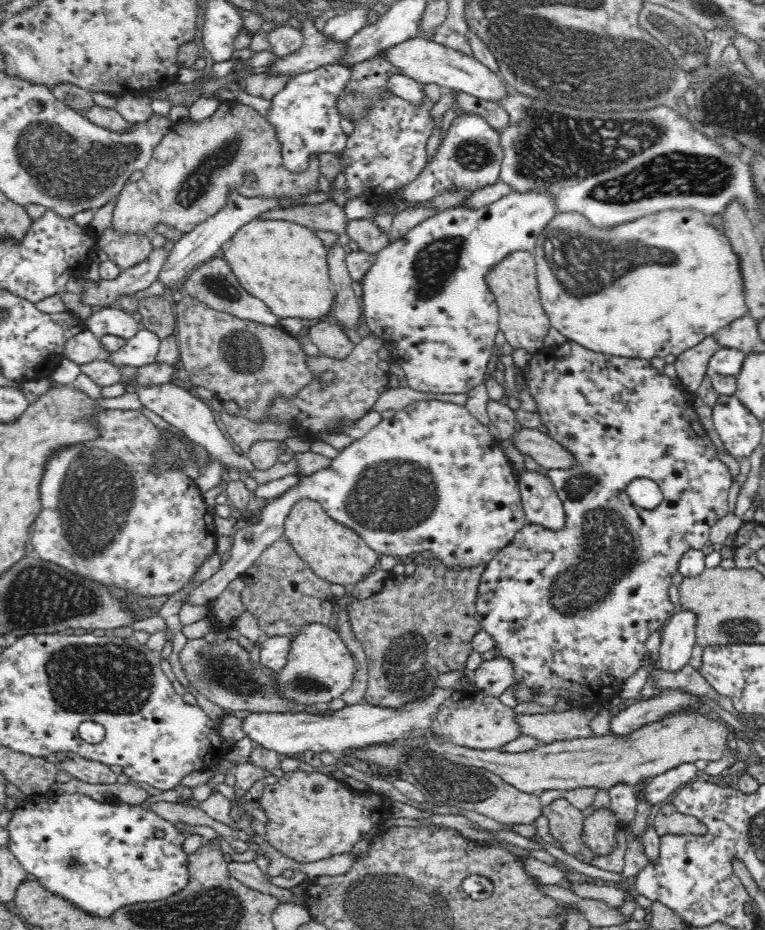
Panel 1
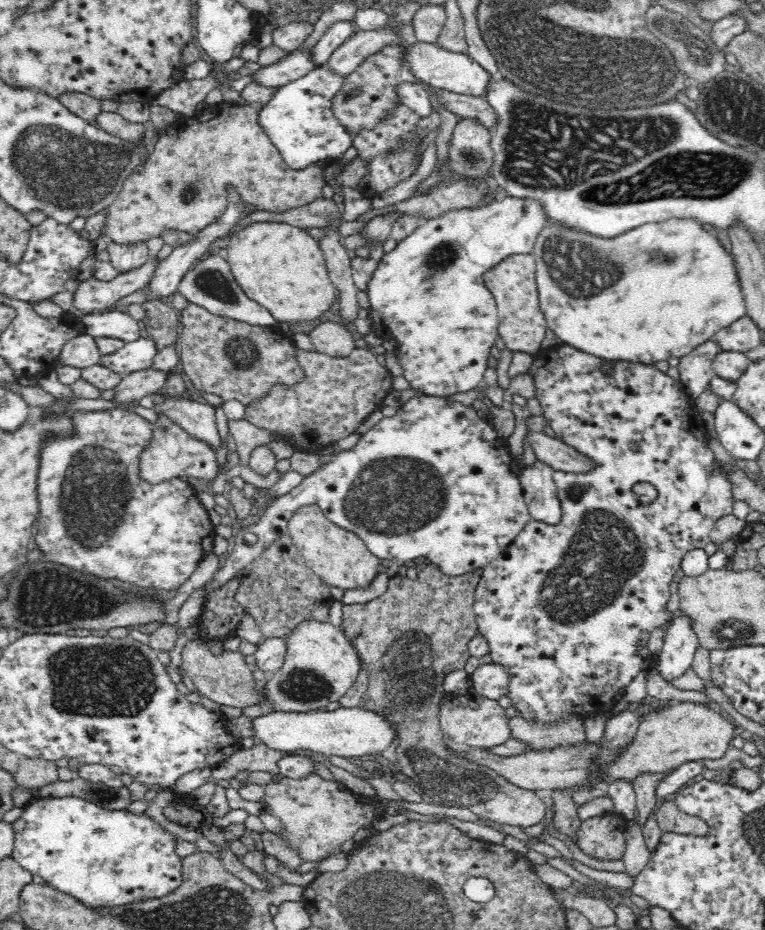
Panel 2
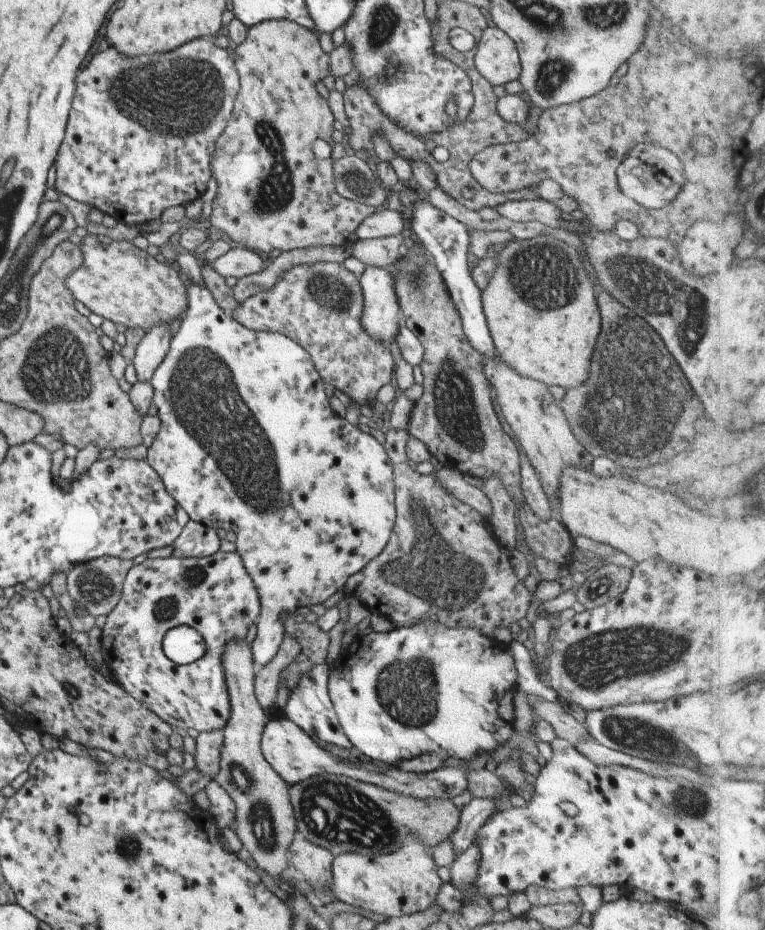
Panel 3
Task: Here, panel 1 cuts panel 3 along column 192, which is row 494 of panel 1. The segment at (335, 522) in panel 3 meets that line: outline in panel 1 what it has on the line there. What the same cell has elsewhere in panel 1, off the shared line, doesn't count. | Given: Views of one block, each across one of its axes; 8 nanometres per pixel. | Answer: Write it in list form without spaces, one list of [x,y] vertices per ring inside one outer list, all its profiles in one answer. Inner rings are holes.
[[[437,399],[413,401],[397,410],[392,418],[383,418],[366,436],[355,439],[331,460],[330,466],[310,476],[302,476],[295,487],[269,500],[258,523],[241,525],[233,535],[224,566],[194,588],[186,602],[201,606],[215,600],[232,580],[254,565],[268,546],[285,537],[286,517],[291,508],[303,500],[322,505],[330,518],[358,534],[380,558],[388,556],[401,560],[428,553],[432,559],[442,562],[447,570],[468,570],[487,565],[528,523],[517,472],[499,444],[500,440],[493,437],[489,425],[480,423],[467,407]]]

